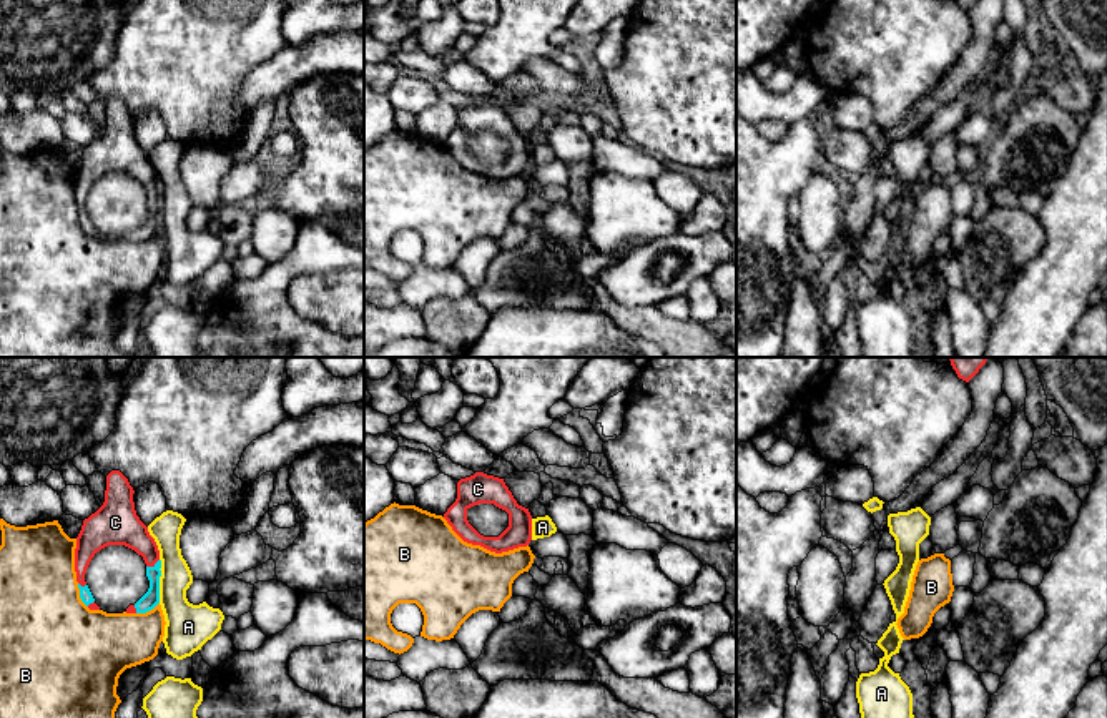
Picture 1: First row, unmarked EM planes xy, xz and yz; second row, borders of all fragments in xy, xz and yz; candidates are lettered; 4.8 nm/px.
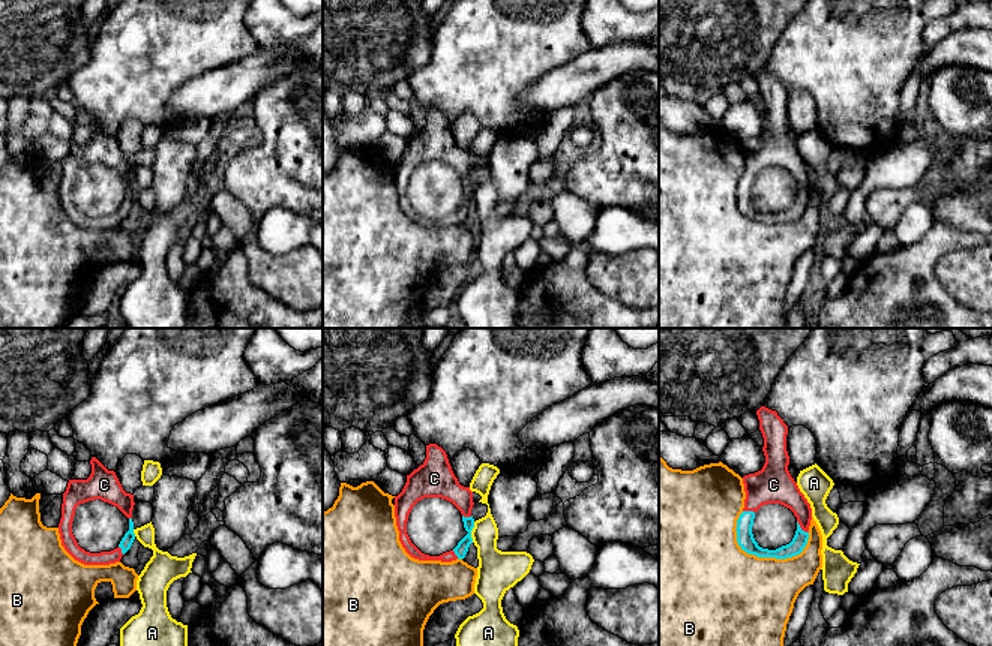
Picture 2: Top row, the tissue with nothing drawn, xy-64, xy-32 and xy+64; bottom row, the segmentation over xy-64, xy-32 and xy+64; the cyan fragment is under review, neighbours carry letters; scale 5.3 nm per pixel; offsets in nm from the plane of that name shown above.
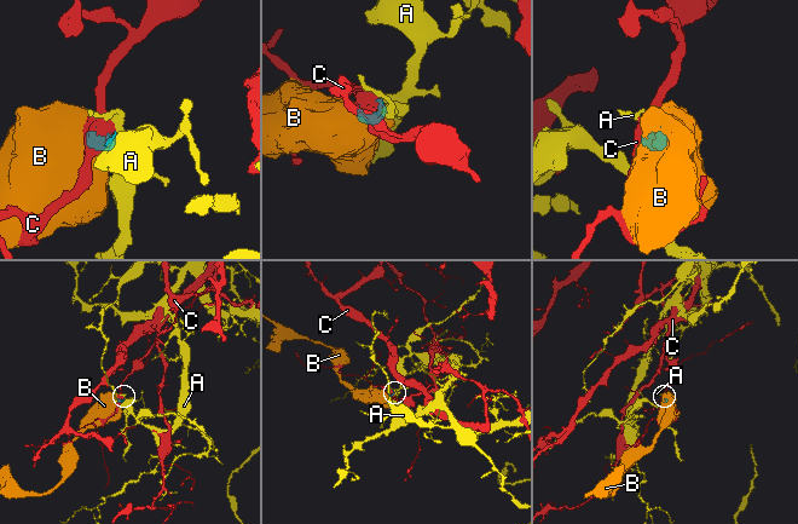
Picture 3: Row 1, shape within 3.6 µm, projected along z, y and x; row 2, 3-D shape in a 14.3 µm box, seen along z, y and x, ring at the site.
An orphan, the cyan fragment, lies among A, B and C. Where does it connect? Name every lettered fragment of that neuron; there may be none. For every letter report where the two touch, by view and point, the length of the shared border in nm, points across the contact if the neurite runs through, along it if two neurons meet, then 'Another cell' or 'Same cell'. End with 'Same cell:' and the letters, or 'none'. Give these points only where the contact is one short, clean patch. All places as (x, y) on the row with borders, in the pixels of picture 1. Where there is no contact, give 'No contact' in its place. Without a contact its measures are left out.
A: Touches cyan at xy (158, 580). Shared border 220 nm. Boundary: xy (160, 559), (158, 602). Another cell
B: Touches cyan at xy (80, 595). Shared border 130 nm. Another cell
C: Touches cyan at xy (152, 567). Shared border 80 nm. Same cell
Same cell: C

